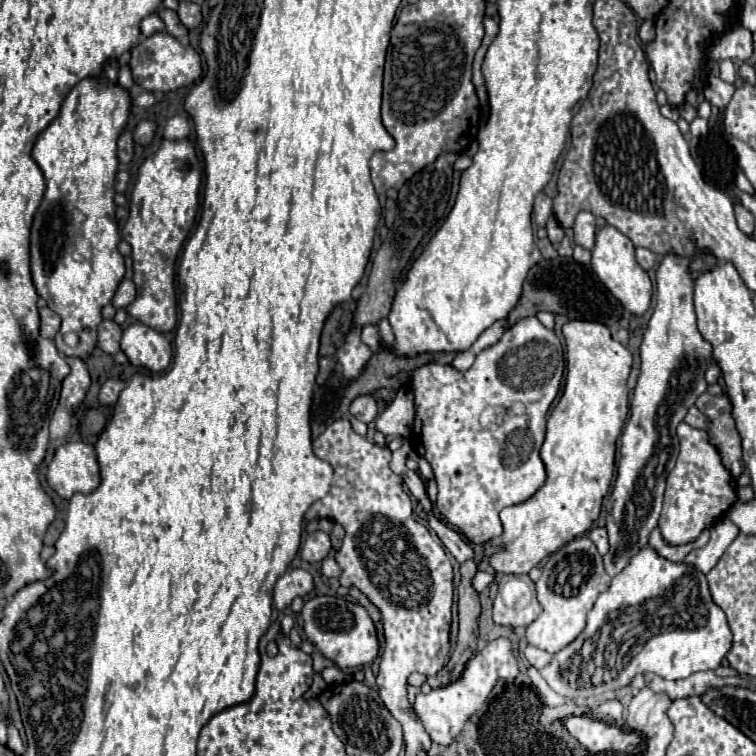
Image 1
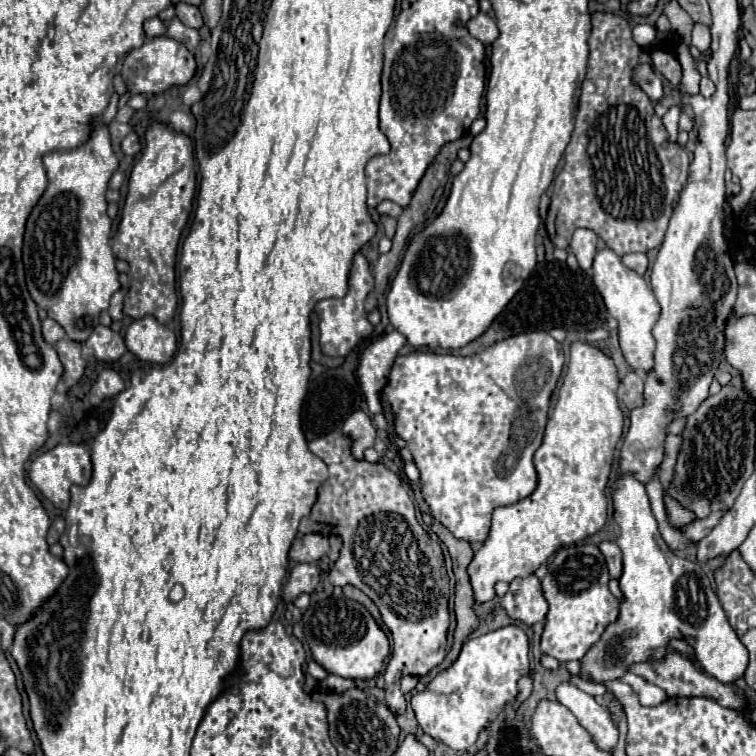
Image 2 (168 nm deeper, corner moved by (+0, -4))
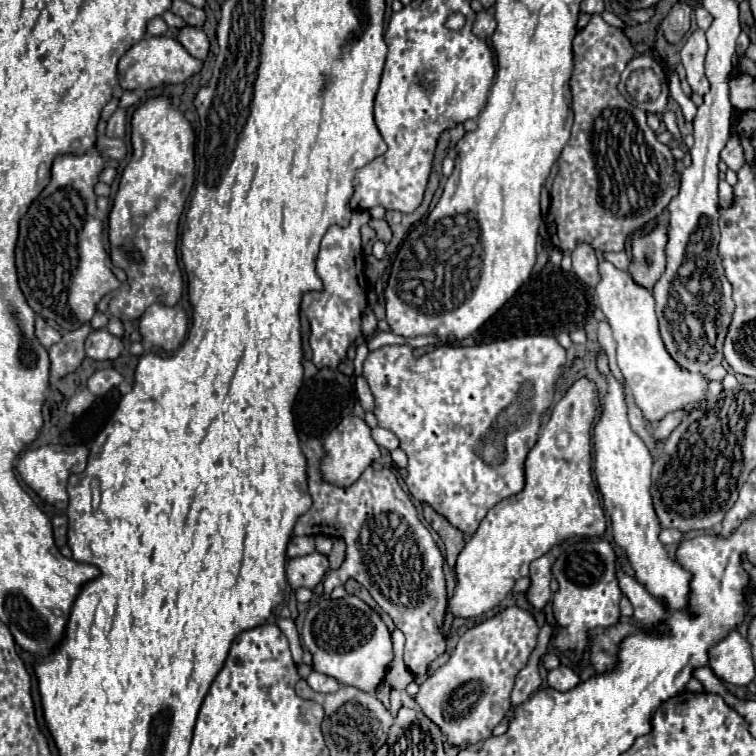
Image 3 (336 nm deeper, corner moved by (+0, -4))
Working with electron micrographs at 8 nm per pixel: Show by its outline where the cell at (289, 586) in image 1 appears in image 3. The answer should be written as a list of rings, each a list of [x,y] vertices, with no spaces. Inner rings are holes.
[[[320,553],[290,559],[286,565],[286,577],[292,589],[298,587],[314,589],[322,581],[326,571],[328,571],[328,557]]]

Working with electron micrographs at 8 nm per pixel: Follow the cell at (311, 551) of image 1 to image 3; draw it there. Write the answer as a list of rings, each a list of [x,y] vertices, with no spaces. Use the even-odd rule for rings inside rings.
[[[292,537],[288,543],[288,557],[302,557],[314,553],[314,537]]]

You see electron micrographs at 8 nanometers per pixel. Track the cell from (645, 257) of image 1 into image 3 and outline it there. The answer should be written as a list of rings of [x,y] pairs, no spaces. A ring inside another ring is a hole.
[[[620,251],[620,253],[604,253],[604,259],[610,261],[614,267],[618,267],[622,271],[626,271],[628,263],[630,263],[630,259],[628,259],[628,255],[624,251]]]

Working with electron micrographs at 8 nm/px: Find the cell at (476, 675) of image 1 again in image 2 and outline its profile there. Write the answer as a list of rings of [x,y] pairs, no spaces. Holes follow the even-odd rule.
[[[508,625],[488,635],[468,639],[450,669],[438,673],[424,693],[412,697],[412,709],[424,733],[442,741],[450,749],[466,751],[508,701],[518,695],[518,681],[530,671],[528,637],[516,627]]]

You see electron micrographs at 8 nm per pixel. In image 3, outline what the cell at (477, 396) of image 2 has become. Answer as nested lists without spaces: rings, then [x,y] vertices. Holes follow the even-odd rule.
[[[526,335],[526,337],[512,337],[504,341],[492,341],[488,345],[474,345],[474,347],[438,347],[432,353],[426,353],[420,359],[408,357],[408,345],[388,345],[380,347],[372,353],[368,353],[364,361],[364,377],[370,385],[370,391],[374,393],[376,407],[374,415],[378,419],[380,427],[386,427],[400,439],[400,449],[408,455],[408,477],[406,485],[416,501],[426,501],[432,509],[436,509],[440,515],[444,515],[454,527],[458,527],[466,535],[474,535],[476,527],[484,519],[490,507],[500,503],[500,499],[512,497],[524,489],[524,459],[532,445],[536,443],[538,429],[540,429],[540,419],[550,407],[554,399],[554,383],[564,371],[566,365],[566,351],[564,347],[554,339],[546,335]]]

